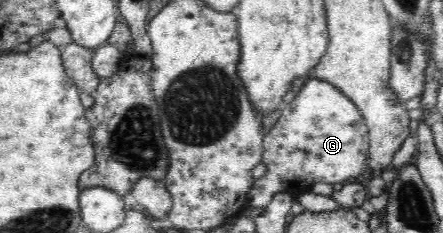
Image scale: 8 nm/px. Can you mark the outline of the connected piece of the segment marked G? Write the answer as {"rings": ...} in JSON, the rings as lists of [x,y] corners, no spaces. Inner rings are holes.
{"rings":[[[308,77],[298,91],[287,100],[281,108],[281,116],[273,128],[263,135],[262,162],[267,173],[255,180],[248,193],[248,203],[253,208],[268,205],[273,193],[289,191],[296,195],[299,191],[308,190],[314,182],[343,184],[353,181],[364,172],[369,172],[366,163],[368,145],[368,128],[360,110],[335,85],[319,77]]]}

